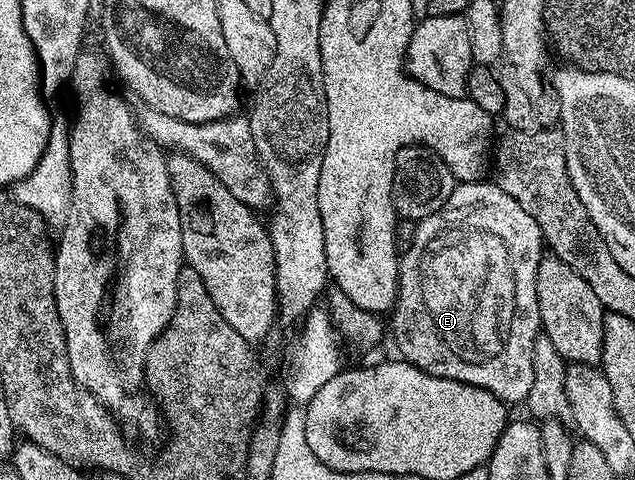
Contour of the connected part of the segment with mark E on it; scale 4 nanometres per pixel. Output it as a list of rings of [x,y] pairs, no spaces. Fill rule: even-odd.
[[[487,180],[470,181],[457,184],[456,190],[446,199],[446,203],[438,211],[428,217],[423,217],[416,226],[416,234],[412,245],[403,250],[400,259],[400,295],[396,299],[396,307],[390,314],[390,333],[396,336],[396,345],[400,348],[399,356],[409,361],[414,367],[426,371],[435,377],[445,377],[461,381],[474,387],[482,387],[493,393],[499,401],[513,403],[512,401],[527,402],[530,387],[534,387],[534,343],[541,336],[540,312],[538,311],[538,263],[545,256],[546,246],[544,236],[536,220],[511,197],[502,191],[500,186],[489,183]]]

